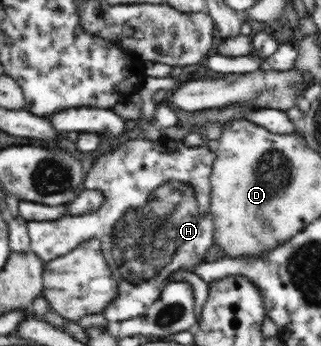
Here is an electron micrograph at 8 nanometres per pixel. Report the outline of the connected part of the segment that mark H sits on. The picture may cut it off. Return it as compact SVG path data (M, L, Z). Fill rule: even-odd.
M137 138L122 145L120 144L113 151L105 152L103 156L98 156L96 163L93 163L92 168L86 175L86 181L84 181L85 189L98 189L104 194L105 198L102 205L99 205L97 210L84 215L66 215L54 221L28 222L27 230L32 252L46 264L48 261L52 261L52 259L66 256L90 239L98 239L101 242L101 249L111 274L118 282L117 296L103 309L107 321L116 323L144 315L150 305L158 299L164 286L171 281L169 275L172 275L172 271L192 269L192 267L200 265L200 263L205 261L204 259L207 257L208 250L213 245L213 215L210 211L210 192L212 189L210 186L210 175L212 173L215 156L215 153L213 153L208 146L188 147L183 141L173 141L171 139L168 139L168 141L150 141L148 139Z

